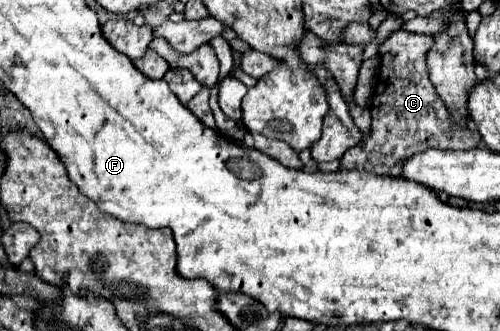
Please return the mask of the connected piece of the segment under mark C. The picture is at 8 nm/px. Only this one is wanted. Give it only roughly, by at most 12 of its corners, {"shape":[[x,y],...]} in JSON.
{"shape":[[431,35],[379,43],[385,95],[341,169],[401,175],[425,149],[475,149],[425,65]]}

